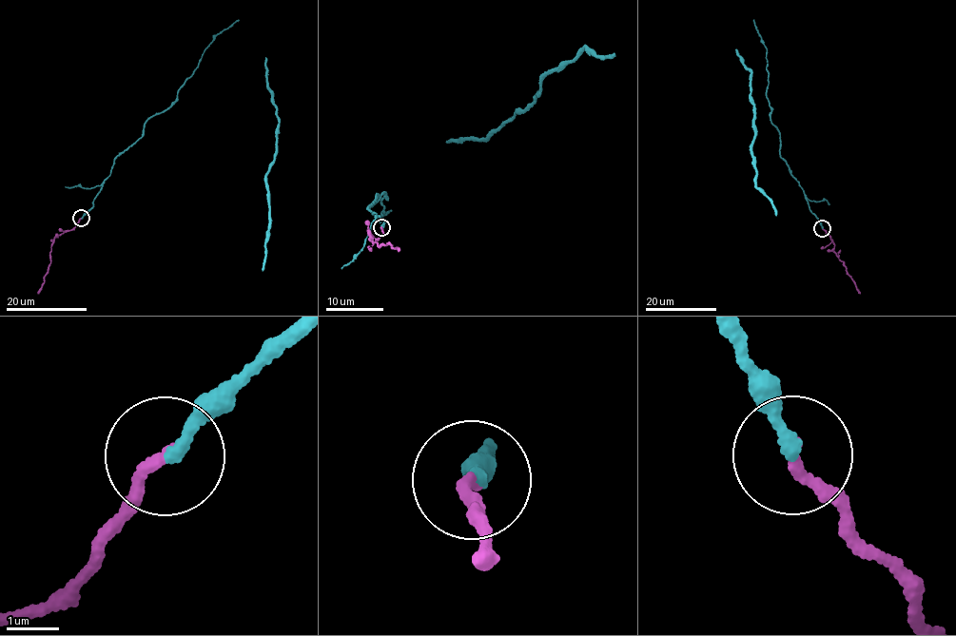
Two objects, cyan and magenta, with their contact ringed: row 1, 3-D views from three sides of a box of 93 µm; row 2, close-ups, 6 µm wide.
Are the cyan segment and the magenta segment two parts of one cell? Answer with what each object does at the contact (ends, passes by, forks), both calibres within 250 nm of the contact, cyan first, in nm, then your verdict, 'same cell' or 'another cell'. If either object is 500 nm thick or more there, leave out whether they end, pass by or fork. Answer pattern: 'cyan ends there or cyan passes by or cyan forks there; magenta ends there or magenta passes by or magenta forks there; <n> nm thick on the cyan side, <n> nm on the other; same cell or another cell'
cyan ends there; magenta ends there; 240 nm thick on the cyan side, 240 nm on the other; same cell

